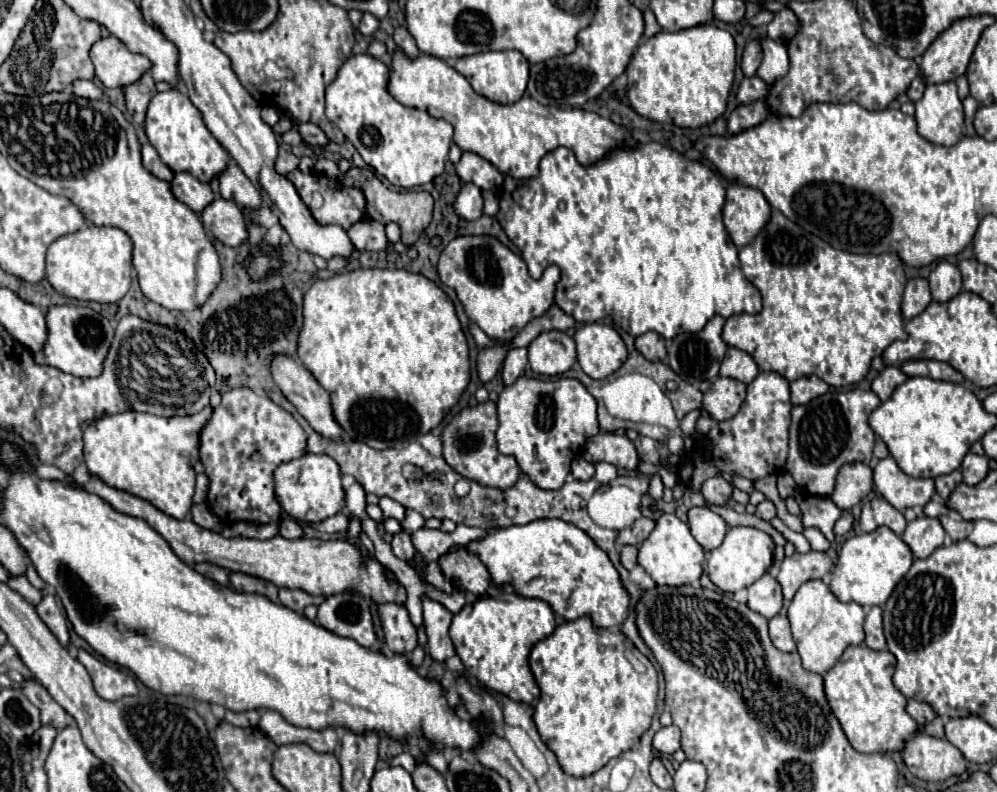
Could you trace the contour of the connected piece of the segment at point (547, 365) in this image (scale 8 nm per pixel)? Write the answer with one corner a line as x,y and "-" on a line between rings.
542,332
528,346
530,368
542,376
558,376
570,370
576,360
574,340
566,332

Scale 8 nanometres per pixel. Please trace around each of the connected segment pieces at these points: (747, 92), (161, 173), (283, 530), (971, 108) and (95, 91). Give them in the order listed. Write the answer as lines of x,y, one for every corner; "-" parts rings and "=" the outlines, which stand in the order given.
758,76
754,78
744,78
740,82
740,88
736,92
736,100
740,104
750,104
754,100
762,100
766,98
766,92
768,92
768,84
764,80
760,80
=
150,144
142,146
142,164
144,164
144,168
146,168
148,172
152,172
152,174
154,174
156,178
160,178
160,180
170,182
170,180
174,178
174,172
160,160
158,152
156,152
=
282,516
280,520
280,536
282,538
300,538
302,536
302,528
296,520
288,518
288,516
=
968,96
962,104
964,104
964,112
966,112
966,126
968,126
968,134
974,136
976,132
974,132
974,128
972,128
972,118
974,118
974,112
976,112
976,108
978,108
978,102
976,102
972,96
=
74,80
74,94
80,98
88,98
88,100
100,100
102,98
102,90
90,80

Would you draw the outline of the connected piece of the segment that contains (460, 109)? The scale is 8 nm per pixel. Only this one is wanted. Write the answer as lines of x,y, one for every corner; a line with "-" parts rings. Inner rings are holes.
400,48
390,54
390,74
388,92
394,100
404,106
426,110
434,118
444,118
454,126
454,142
462,152
474,152
488,162
492,162
502,174
514,178
536,178
540,160
560,146
574,152
582,166
590,166
600,160
608,150
620,144
634,144
630,132
614,122
584,110
560,110
536,102
532,96
524,94
514,104
498,104
480,94
476,94
470,82
448,62
418,54
416,58
406,56

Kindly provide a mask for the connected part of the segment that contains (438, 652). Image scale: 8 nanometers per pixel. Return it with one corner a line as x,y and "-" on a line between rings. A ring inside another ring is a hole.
424,598
424,626
428,636
426,650
436,662
446,662
456,654
452,640
448,636
450,622
452,622
452,614
442,604

